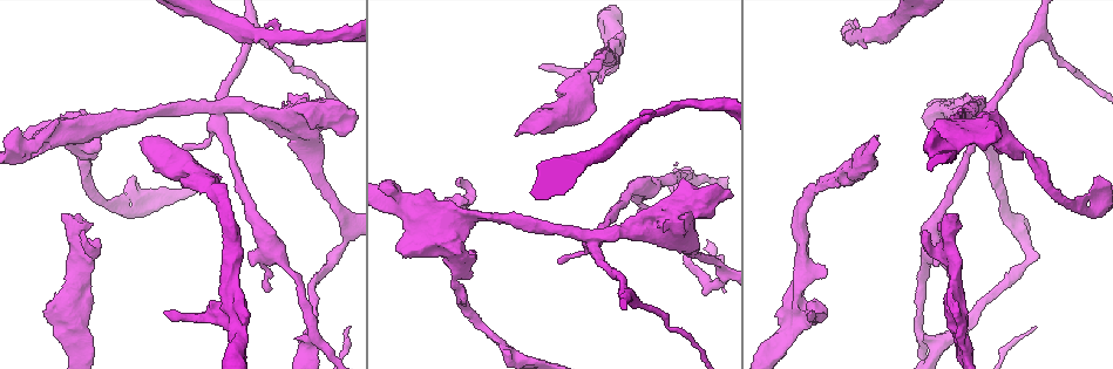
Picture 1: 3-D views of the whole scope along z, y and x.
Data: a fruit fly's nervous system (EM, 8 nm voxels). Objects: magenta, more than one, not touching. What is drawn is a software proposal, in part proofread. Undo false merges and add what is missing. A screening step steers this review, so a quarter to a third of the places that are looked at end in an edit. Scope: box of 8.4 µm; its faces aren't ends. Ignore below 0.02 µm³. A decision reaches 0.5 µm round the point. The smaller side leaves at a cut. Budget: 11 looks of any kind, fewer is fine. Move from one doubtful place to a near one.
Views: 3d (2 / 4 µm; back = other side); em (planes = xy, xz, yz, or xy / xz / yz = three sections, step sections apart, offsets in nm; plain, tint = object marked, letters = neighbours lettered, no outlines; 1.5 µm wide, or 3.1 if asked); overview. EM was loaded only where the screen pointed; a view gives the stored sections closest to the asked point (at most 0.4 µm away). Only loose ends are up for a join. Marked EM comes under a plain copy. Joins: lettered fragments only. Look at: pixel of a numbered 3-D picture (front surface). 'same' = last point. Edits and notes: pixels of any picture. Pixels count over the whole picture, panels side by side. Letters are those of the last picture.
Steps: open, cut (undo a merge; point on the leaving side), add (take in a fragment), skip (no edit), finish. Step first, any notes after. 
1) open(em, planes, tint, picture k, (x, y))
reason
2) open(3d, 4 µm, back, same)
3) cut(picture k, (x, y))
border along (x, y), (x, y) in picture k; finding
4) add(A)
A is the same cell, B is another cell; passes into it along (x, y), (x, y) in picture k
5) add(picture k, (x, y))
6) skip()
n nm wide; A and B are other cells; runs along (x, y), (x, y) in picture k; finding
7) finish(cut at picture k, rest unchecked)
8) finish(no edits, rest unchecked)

open(em, planes, letters, picture 1, (935, 129))
an open end

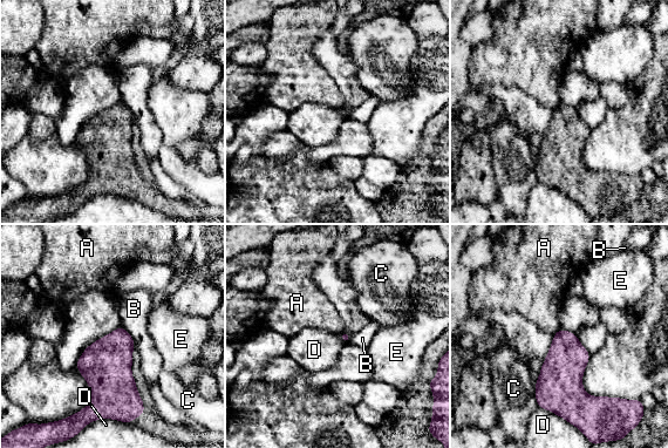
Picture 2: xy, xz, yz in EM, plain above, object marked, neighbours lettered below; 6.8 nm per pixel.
skip()
A, B, C, D and E are other cells; border along (121, 326), (94, 340), (75, 365) in picture 2; no lettered fragment goes on from it

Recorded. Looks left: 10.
open(3d, 2 µm, picture 1, (218, 107))
sharp bend

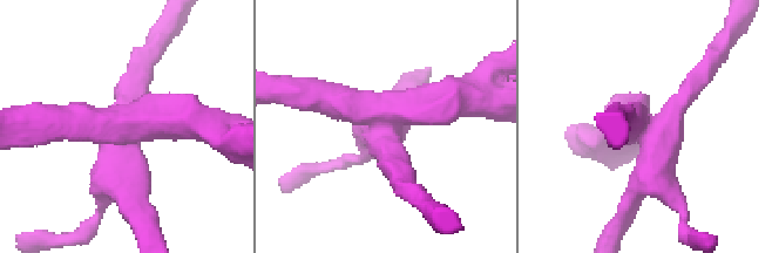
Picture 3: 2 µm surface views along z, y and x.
open(em, planes, tint, picture 3, (391, 105))

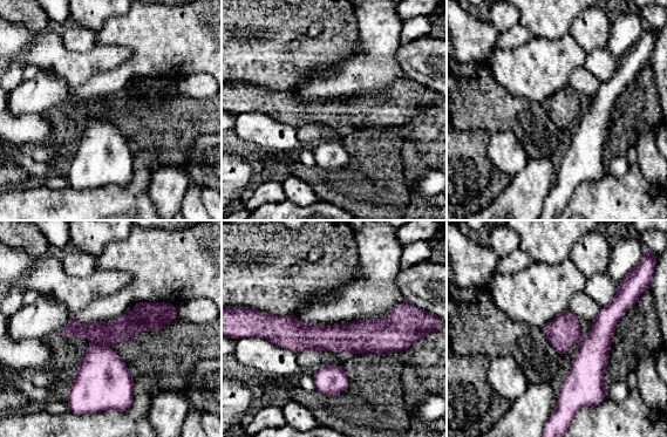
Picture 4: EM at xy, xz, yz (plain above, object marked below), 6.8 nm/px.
open(em, planes, letters, same)
what lies round it

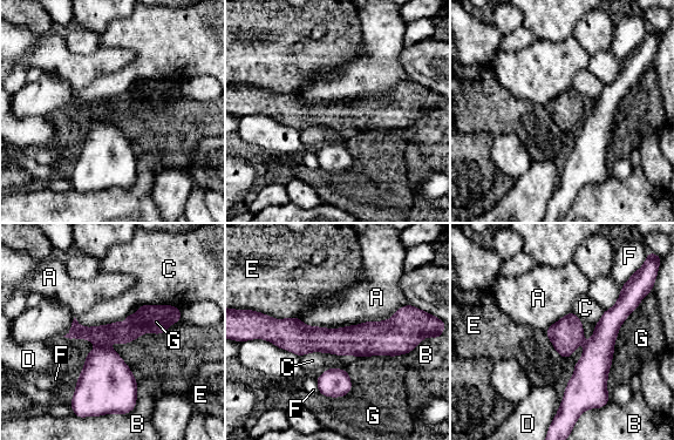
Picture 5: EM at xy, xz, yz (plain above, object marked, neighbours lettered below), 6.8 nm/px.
cut(picture 5, (106, 380))
160 nm wide; A, B, C, D, E, F and G are other cells; a second cell is stuck on

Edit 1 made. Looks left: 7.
open(em, planes, letters, picture 1, (827, 271))
branch stops here

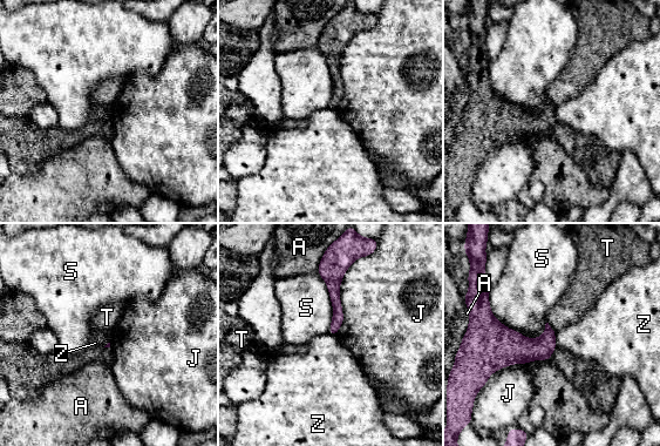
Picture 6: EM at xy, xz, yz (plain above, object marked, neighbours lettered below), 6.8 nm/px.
skip()
A, J, S, T and Z are other cells; none of them fits

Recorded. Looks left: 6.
open(em, planes, letters, picture 1, (721, 199))
stops while still wide

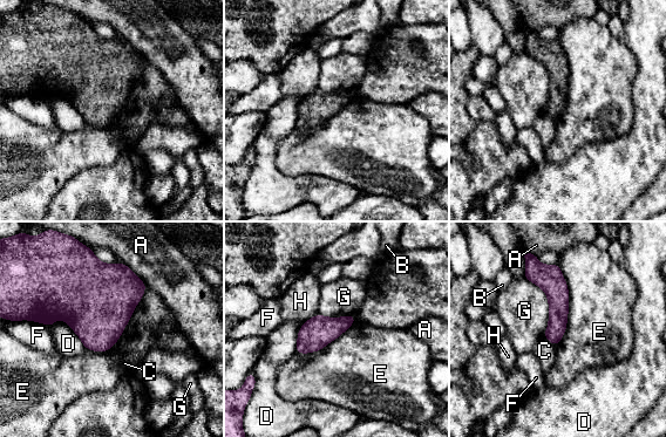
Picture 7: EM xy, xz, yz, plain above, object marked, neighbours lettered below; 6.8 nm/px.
skip()
E touches over 600 nm; A, B, C, D, E, F, G and H are other cells; no lettered fragment goes on from it

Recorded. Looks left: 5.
open(em, planes, letters, picture 1, (955, 274))
arms part here

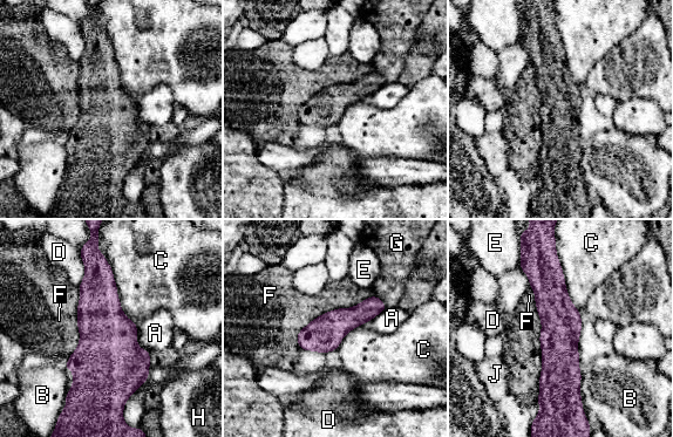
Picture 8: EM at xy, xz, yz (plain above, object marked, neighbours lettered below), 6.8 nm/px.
skip()
260 nm wide; A, B, C, D, E, F, G, H and J are other cells; border along (136, 325), (136, 343), (149, 353) in picture 8; one cell here

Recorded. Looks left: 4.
finish(cut at picture 5, rest unchecked)

